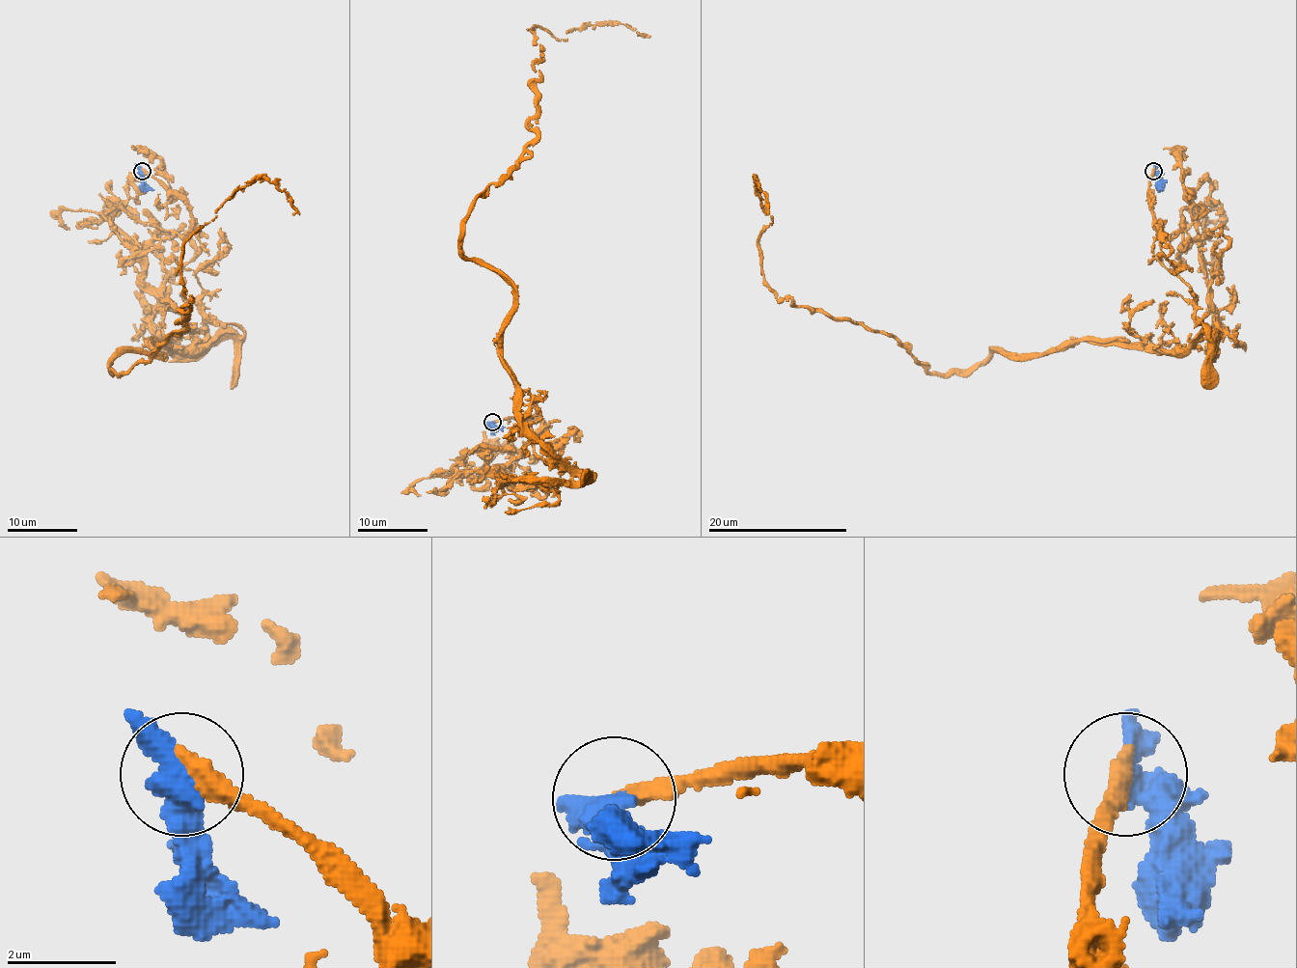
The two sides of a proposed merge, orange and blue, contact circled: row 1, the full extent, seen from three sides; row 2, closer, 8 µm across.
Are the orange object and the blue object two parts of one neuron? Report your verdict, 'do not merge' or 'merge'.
merge

